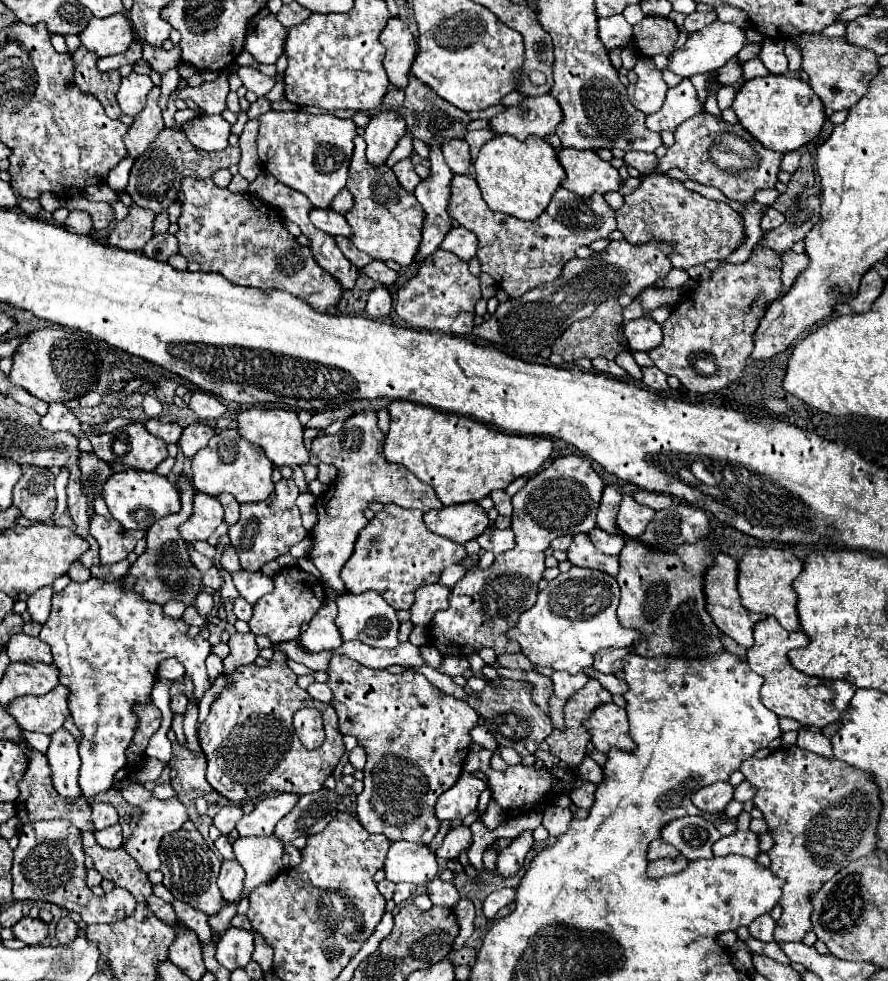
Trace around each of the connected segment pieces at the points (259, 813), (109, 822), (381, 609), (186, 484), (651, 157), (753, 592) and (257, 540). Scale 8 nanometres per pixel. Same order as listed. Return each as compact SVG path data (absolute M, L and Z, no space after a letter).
M277 794L267 796L255 804L255 810L243 816L237 824L239 836L271 836L275 824L289 814L299 802L299 794Z
M93 802L91 808L93 808L95 830L105 830L105 828L111 828L111 826L117 824L117 810L111 804L97 804L97 802Z
M373 590L363 592L363 594L341 594L337 598L337 620L335 624L339 626L339 632L343 636L343 640L359 640L367 646L373 648L395 648L399 644L397 640L397 630L399 630L399 618L397 618L397 610L387 606L387 602L383 602L383 598L379 598L379 594L375 594Z
M179 478L179 488L181 488L181 502L183 508L177 514L169 514L167 518L161 518L147 530L147 548L145 552L131 564L127 576L121 580L123 590L133 590L141 598L147 598L149 602L155 604L167 604L169 600L181 600L185 606L193 606L197 594L201 592L201 572L191 566L191 558L187 552L187 542L183 542L179 534L179 524L183 524L193 510L193 488L187 478Z
M627 152L625 162L629 166L637 168L641 172L641 176L657 174L657 166L659 166L659 158L655 154L647 154L647 152Z
M749 548L741 558L739 558L739 594L741 594L741 604L749 612L759 612L767 616L775 616L779 624L785 630L799 630L799 618L797 618L797 596L791 588L793 580L801 574L803 562L793 556L789 550L783 548Z
M283 478L275 484L271 498L267 498L263 502L241 504L239 522L235 522L235 526L229 528L229 538L231 538L231 546L235 548L235 552L239 556L241 566L245 570L251 570L251 572L261 570L263 564L275 560L281 554L287 554L291 546L295 546L297 542L301 542L309 536L309 532L301 524L301 516L295 506L297 496L299 496L299 490L297 490L295 482Z

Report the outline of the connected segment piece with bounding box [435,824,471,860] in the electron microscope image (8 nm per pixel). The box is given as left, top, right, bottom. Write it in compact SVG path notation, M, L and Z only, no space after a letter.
M461 824L461 826L455 826L447 832L443 844L437 848L435 854L437 854L437 858L445 858L445 860L457 858L459 852L463 848L467 848L469 844L471 844L471 830Z

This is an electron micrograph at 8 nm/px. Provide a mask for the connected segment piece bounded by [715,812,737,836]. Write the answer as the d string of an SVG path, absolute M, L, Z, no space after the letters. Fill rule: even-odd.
M717 812L717 822L715 822L715 828L723 834L723 836L727 836L727 834L733 834L735 830L737 830L737 826L733 824L733 822L729 822L725 816L723 816L723 812Z

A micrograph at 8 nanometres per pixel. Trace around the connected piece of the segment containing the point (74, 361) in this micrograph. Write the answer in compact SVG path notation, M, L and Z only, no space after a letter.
M45 328L29 334L13 356L11 382L25 388L43 402L69 402L95 388L99 362L91 338L67 328Z

